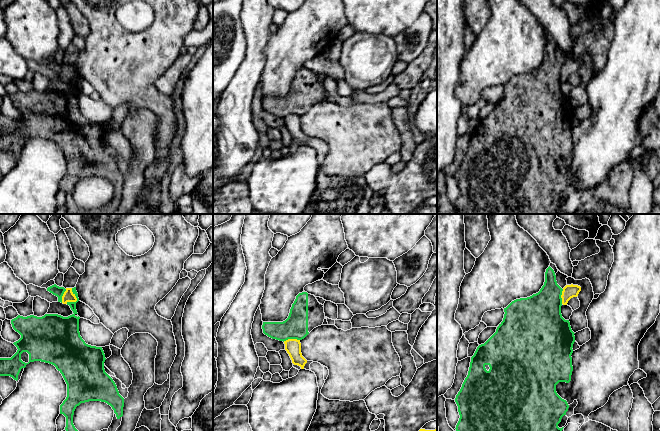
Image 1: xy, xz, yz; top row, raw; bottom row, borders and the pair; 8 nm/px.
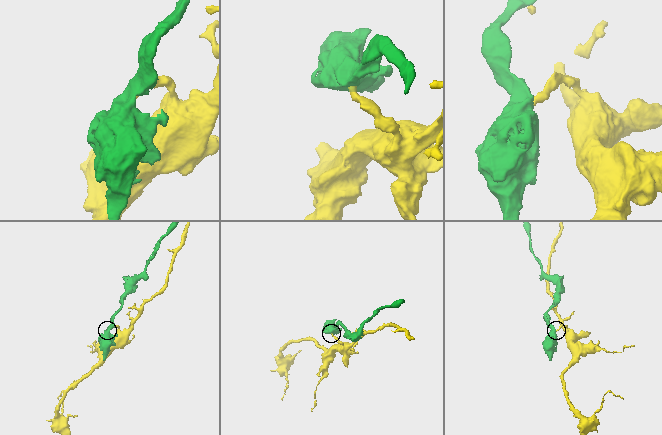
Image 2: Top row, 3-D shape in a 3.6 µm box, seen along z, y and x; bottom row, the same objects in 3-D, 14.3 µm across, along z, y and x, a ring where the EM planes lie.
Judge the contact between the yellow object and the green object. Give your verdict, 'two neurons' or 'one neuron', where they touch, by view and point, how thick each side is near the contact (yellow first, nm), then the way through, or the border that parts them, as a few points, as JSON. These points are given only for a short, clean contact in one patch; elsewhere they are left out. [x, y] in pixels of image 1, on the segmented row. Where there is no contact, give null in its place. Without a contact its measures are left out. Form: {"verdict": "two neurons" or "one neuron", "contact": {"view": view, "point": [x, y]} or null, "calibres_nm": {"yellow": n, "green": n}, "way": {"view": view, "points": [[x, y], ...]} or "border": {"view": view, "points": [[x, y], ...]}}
{"verdict": "two neurons", "contact": {"view": "xy", "point": [76, 299]}, "calibres_nm": {"yellow": 90, "green": 190}, "border": {"view": "xy", "points": [[71, 288], [76, 300], [66, 303]]}}

